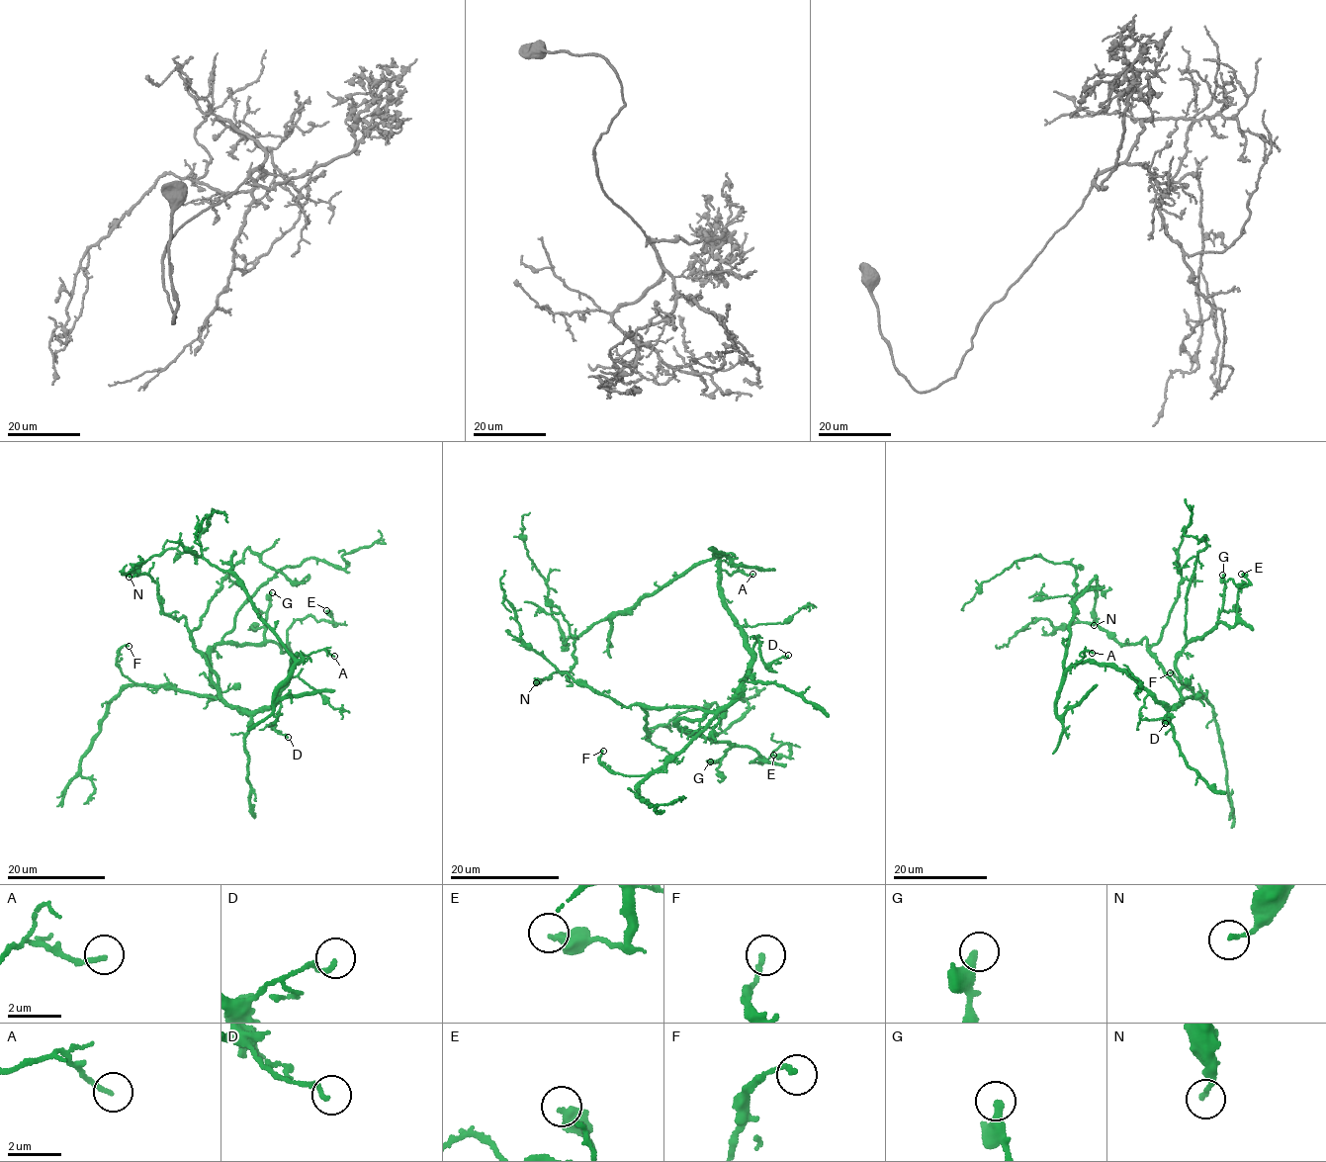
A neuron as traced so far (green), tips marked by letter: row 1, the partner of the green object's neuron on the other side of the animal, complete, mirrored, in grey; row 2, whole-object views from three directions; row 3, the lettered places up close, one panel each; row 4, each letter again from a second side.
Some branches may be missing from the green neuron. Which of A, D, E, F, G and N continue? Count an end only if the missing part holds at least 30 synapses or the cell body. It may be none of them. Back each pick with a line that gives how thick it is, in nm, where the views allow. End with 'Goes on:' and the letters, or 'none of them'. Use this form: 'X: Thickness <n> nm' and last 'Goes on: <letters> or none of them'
Goes on: none of them

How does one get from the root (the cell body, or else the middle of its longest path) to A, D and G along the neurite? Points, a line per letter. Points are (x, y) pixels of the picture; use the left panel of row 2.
A: (287, 681), (297, 655), (309, 655), (323, 649), (334, 656)
D: (287, 681), (279, 696), (281, 707), (277, 719), (267, 726), (288, 737)
G: (287, 681), (268, 706), (244, 713), (226, 702), (211, 676), (210, 653), (218, 644), (263, 641), (272, 592)

